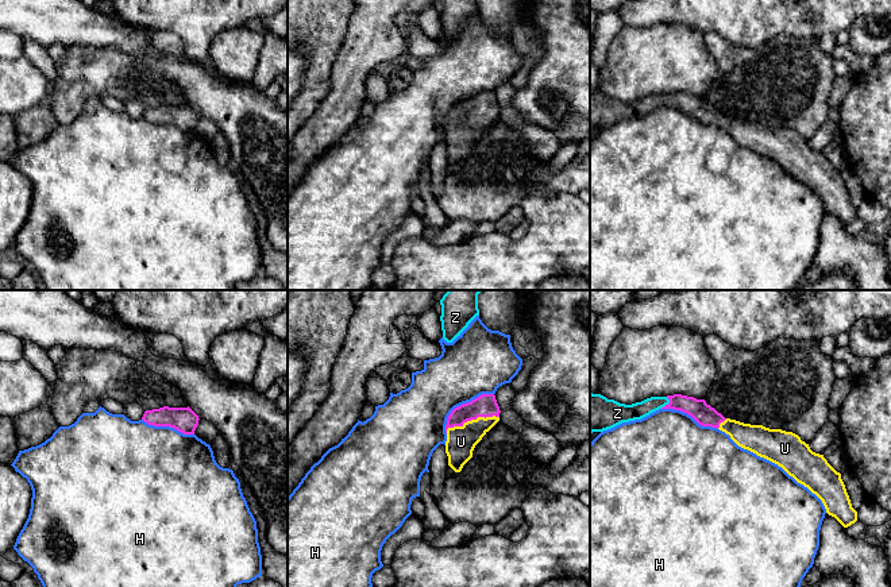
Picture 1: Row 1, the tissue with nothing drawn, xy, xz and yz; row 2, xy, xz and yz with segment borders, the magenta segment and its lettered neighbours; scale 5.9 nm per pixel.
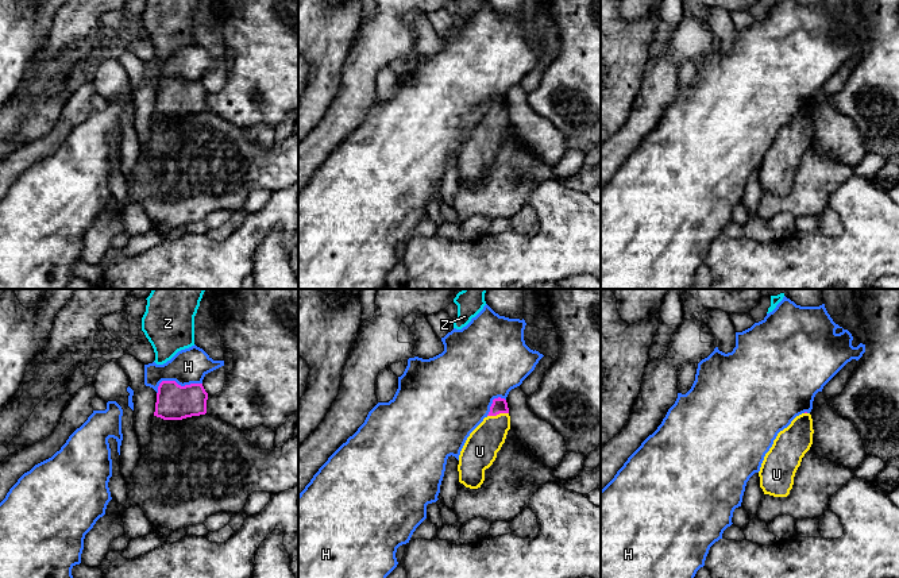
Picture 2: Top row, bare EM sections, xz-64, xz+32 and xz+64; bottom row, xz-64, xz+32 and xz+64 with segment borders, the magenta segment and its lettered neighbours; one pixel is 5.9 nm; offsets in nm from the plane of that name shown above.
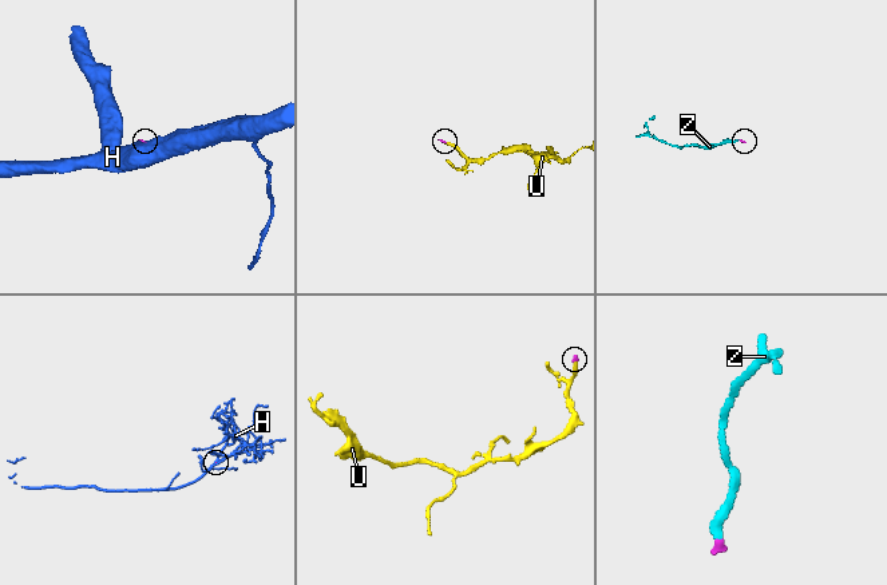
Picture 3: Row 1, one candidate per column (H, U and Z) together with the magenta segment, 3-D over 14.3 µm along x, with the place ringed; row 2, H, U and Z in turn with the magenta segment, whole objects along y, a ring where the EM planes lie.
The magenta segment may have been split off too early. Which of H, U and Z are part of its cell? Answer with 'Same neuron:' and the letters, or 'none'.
Same neuron: U, Z

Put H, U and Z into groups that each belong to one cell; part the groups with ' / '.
H / U Z

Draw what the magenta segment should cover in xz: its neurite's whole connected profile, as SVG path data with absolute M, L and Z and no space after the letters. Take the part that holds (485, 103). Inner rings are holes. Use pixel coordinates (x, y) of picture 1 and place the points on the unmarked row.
M482 92L451 109L446 123L446 151L455 170L472 155L475 143L500 119L500 111L494 92Z

